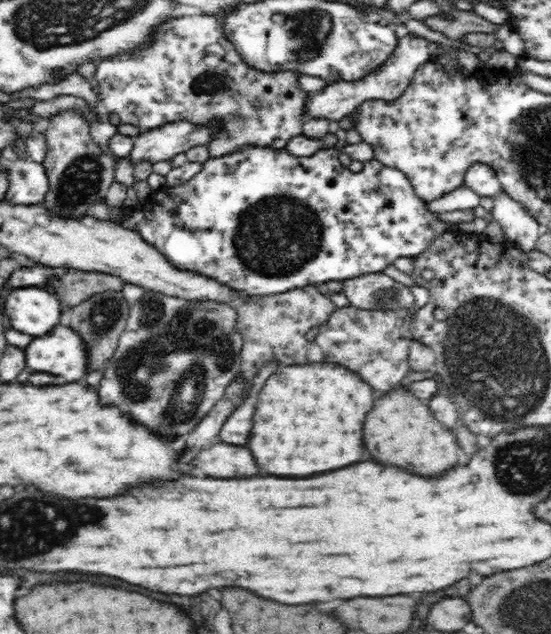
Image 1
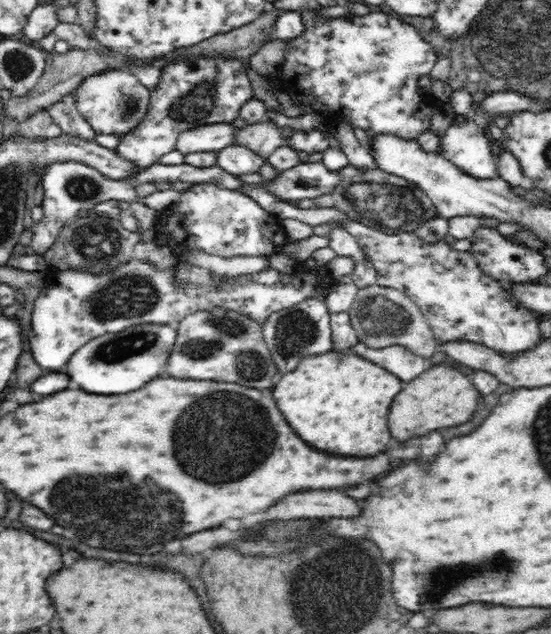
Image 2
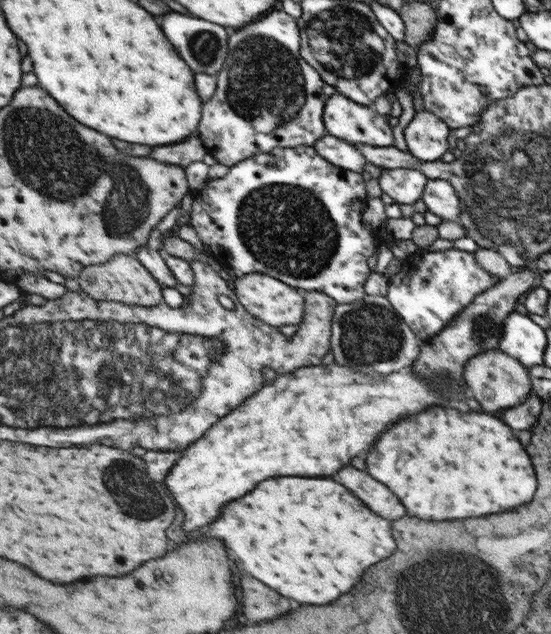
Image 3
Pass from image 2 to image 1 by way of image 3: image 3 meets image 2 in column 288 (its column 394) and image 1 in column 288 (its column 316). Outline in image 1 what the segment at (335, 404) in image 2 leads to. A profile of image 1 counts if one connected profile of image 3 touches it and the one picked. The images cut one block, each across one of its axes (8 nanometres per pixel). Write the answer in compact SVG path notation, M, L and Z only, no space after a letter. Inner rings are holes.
M308 364L308 366L284 366L279 365L278 368L266 379L264 388L261 388L258 393L258 400L256 400L256 406L254 406L254 416L252 416L252 430L250 430L250 436L248 436L248 442L246 442L246 448L250 450L252 458L254 458L254 464L260 472L266 472L266 474L274 474L274 476L310 476L310 474L316 474L316 472L326 472L326 470L336 470L336 468L344 468L344 466L350 466L354 462L360 462L368 460L368 452L364 452L362 448L362 426L364 426L364 418L366 418L366 412L372 410L372 390L368 384L364 384L354 372L348 372L346 368L340 368L338 364Z

